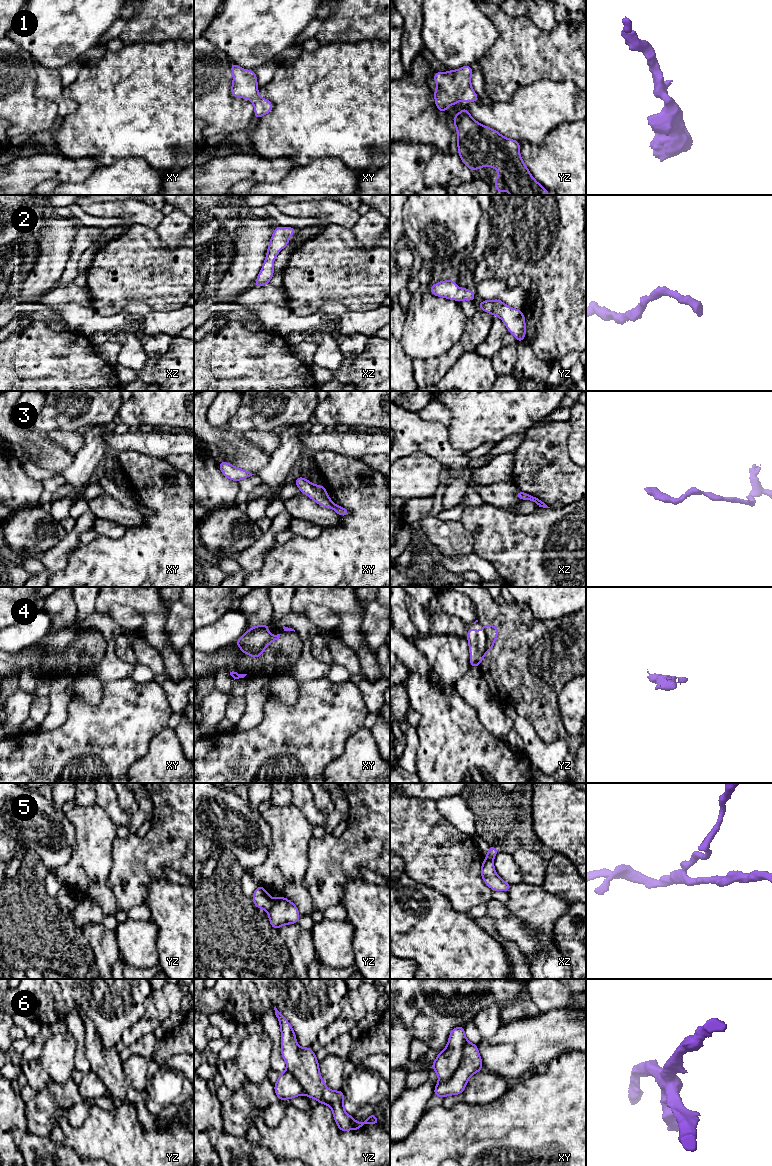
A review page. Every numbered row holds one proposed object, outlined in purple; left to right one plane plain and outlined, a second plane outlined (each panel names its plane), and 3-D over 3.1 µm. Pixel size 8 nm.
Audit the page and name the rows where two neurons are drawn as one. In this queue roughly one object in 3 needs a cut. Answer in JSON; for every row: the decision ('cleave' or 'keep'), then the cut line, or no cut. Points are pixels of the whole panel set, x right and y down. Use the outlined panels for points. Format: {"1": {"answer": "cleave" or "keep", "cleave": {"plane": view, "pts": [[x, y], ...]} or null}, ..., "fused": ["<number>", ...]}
{"1": {"answer": "keep", "cleave": null}, "2": {"answer": "keep", "cleave": null}, "3": {"answer": "keep", "cleave": null}, "4": {"answer": "cleave", "cleave": {"plane": "yz", "pts": [[482, 627], [486, 639], [485, 653]]}}, "5": {"answer": "cleave", "cleave": {"plane": "yz", "pts": [[273, 899], [272, 906], [268, 911]]}}, "6": {"answer": "cleave", "cleave": {"plane": "xy", "pts": [[467, 1040], [458, 1067], [448, 1079], [439, 1082]]}}, "fused": ["4", "5", "6"]}

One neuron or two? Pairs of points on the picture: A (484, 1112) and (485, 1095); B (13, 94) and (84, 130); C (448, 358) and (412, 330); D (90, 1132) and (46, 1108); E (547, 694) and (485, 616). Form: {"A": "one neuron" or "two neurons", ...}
{"A": "two neurons", "B": "two neurons", "C": "two neurons", "D": "two neurons", "E": "one neuron"}

